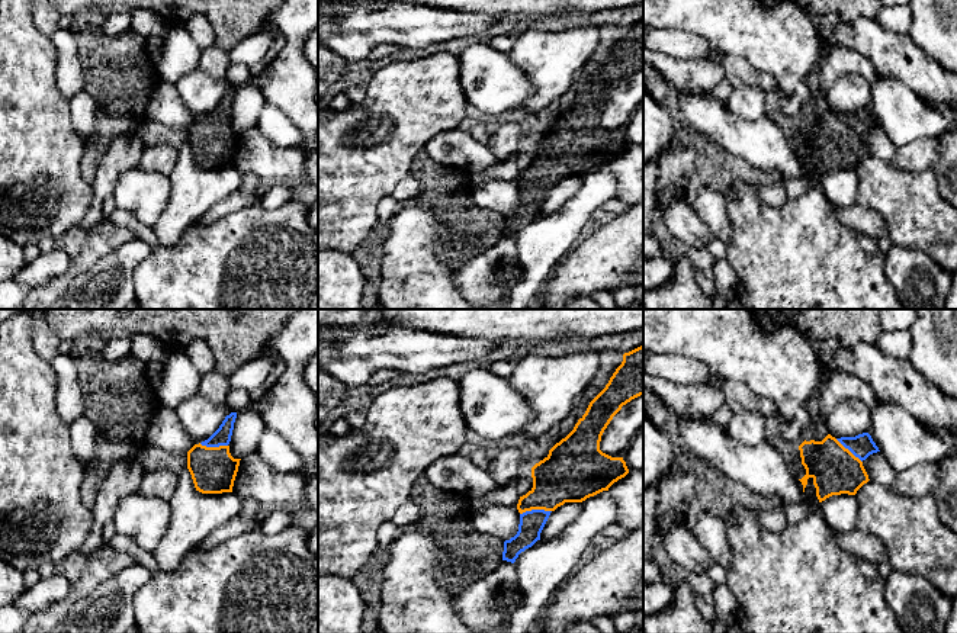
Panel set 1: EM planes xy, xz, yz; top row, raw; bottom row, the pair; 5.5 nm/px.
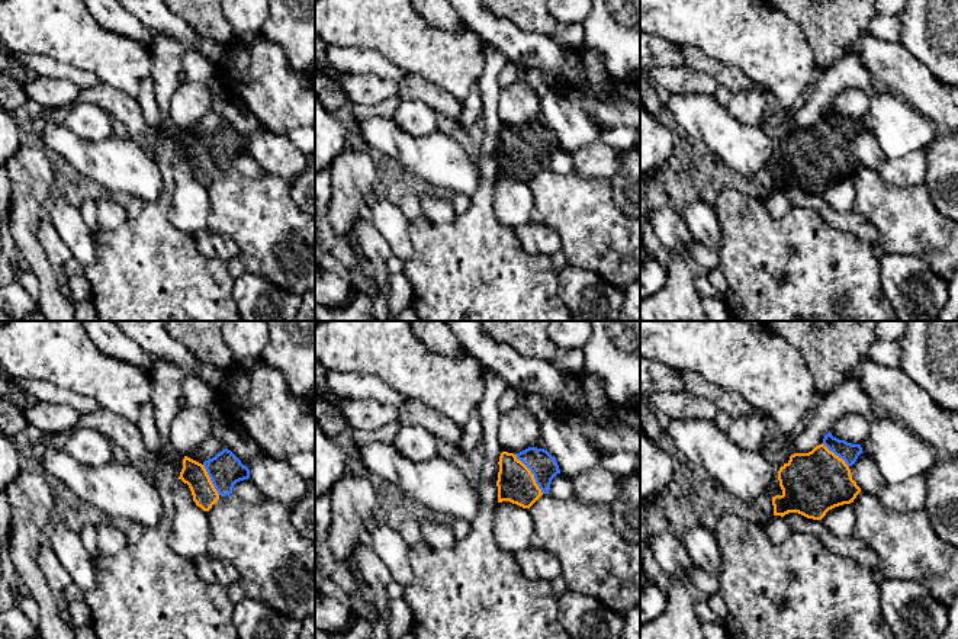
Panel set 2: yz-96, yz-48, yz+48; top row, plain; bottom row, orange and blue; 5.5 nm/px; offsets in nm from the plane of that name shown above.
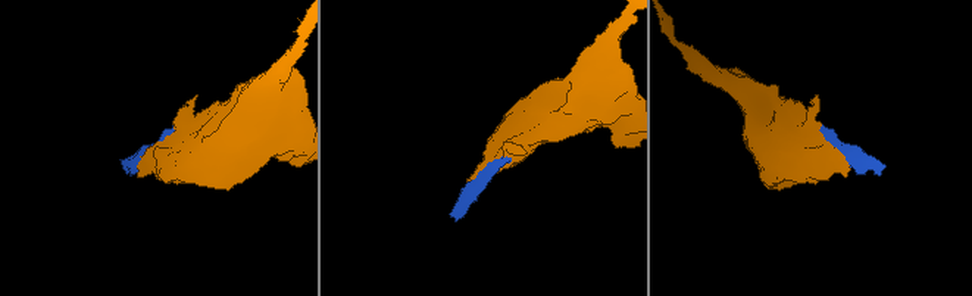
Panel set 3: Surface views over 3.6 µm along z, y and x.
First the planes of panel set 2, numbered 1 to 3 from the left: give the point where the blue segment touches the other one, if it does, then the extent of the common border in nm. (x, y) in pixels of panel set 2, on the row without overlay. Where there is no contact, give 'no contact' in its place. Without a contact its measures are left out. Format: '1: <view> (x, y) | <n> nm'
1: yz-96 (209, 154) | 190 nm
2: yz-48 (531, 148) | 280 nm
3: yz+48 (835, 129) | 200 nm

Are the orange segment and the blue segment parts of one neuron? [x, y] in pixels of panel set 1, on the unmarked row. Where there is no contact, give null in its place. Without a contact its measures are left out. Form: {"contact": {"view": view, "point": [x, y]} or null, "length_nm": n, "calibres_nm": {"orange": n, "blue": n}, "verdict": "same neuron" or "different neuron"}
{"contact": {"view": "xz", "point": [535, 183]}, "length_nm": 180, "calibres_nm": {"orange": 300, "blue": 140}, "verdict": "same neuron"}

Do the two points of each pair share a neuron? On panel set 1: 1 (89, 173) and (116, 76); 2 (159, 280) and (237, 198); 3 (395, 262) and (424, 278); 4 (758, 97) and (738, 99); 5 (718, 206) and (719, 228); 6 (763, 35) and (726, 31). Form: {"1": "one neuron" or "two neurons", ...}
{"1": "one neuron", "2": "two neurons", "3": "one neuron", "4": "one neuron", "5": "one neuron", "6": "one neuron"}

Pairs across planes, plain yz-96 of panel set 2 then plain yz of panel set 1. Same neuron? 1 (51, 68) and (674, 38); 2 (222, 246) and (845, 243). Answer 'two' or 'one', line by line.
1: one
2: two

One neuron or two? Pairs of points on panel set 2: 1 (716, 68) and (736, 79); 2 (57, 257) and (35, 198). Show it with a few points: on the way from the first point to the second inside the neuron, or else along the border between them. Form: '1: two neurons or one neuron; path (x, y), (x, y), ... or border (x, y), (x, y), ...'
1: one neuron; path (720, 71), (732, 79)
2: two neurons; border (41, 220), (38, 240), (47, 253)

